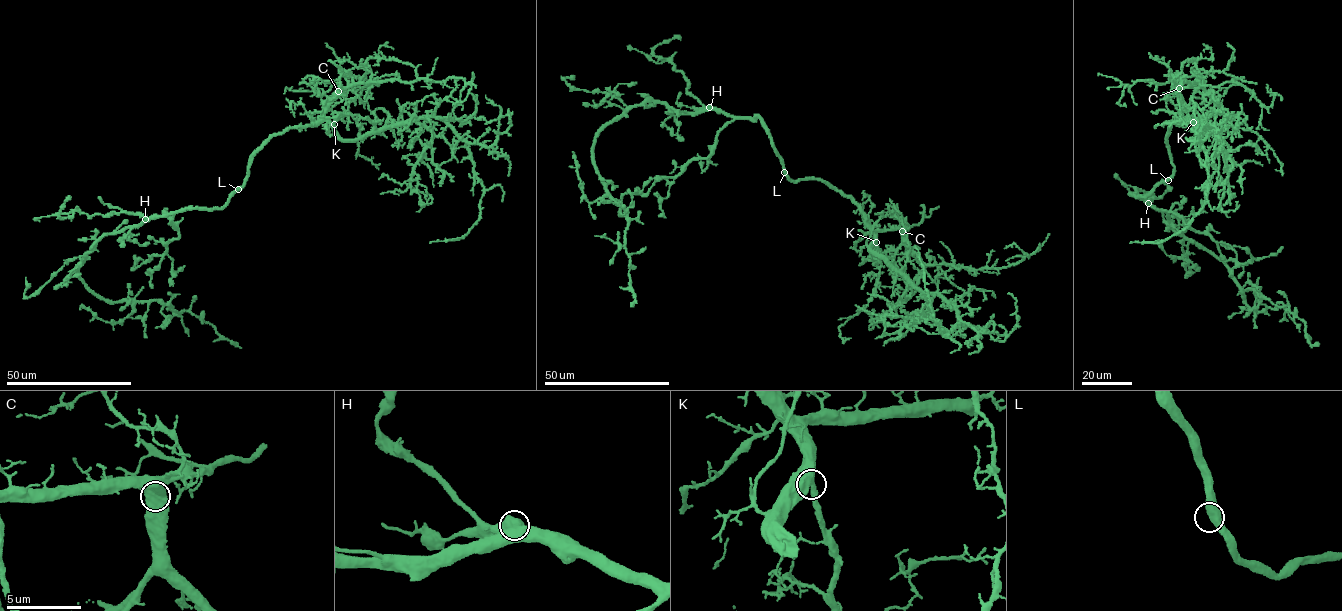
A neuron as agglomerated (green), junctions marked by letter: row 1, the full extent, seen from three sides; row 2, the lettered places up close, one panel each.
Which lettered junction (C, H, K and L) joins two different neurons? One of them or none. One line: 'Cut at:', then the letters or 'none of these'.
Cut at: none of these

